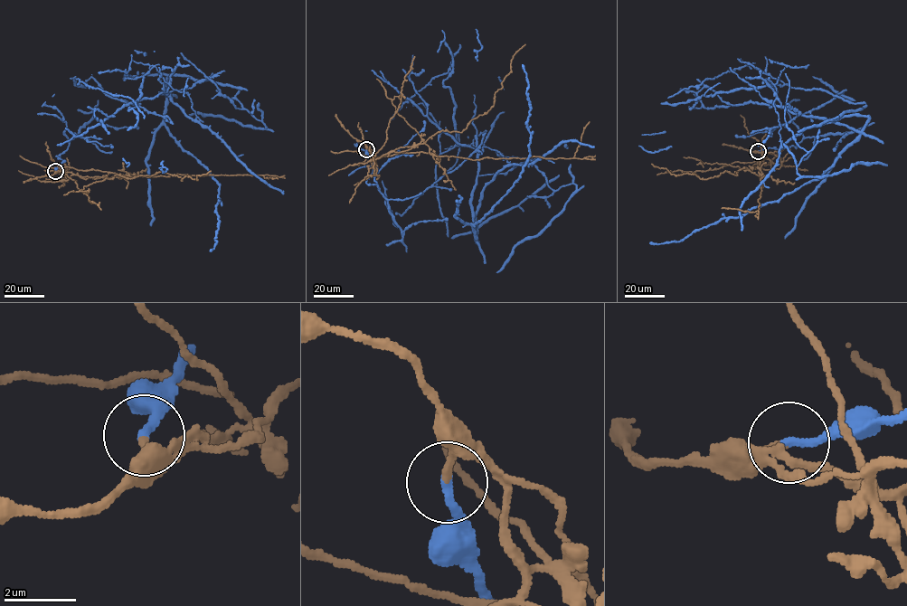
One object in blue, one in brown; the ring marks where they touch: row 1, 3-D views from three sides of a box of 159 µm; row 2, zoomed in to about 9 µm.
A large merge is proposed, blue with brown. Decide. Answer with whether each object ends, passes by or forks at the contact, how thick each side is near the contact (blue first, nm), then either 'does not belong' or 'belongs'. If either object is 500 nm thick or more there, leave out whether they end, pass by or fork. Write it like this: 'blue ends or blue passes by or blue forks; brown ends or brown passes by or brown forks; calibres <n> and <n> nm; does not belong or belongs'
blue ends; brown ends; calibres 240 and 200 nm; does not belong

